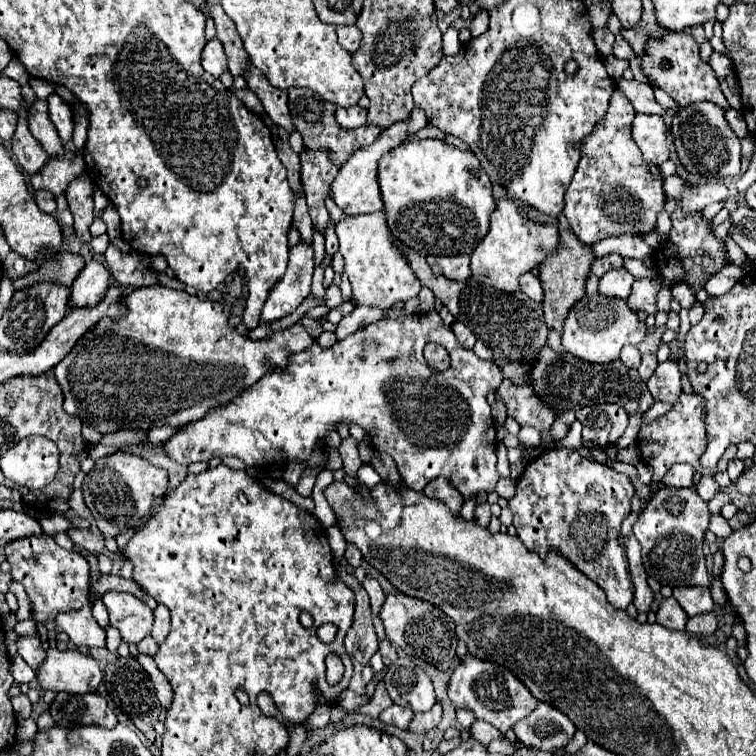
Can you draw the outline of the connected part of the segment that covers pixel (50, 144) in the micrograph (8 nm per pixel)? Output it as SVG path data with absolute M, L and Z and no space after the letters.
M36 99L32 107L28 109L28 127L30 133L42 143L42 147L50 155L58 155L62 151L60 137L56 135L56 127L48 119L48 103L42 99Z

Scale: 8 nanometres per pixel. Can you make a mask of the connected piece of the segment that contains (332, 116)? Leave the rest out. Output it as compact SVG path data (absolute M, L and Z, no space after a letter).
M288 89L288 105L292 113L292 121L298 129L298 133L304 139L306 149L318 151L324 149L330 153L330 161L342 167L346 159L356 151L362 149L378 139L378 133L382 133L382 127L378 125L362 125L358 129L344 129L336 123L336 107L330 101L324 101L316 91L312 89Z

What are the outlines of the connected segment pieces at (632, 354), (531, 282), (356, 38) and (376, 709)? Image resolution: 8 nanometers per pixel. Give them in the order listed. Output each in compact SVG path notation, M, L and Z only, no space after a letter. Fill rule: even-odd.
M626 345L624 349L622 349L622 355L620 355L620 359L622 359L622 363L626 365L626 367L638 367L638 363L640 363L640 359L642 359L642 355L640 355L640 351L638 351L638 347L632 347L632 345Z
M526 273L520 277L520 291L530 297L532 301L542 301L544 299L544 289L542 289L542 283L538 277L534 277L532 273Z
M356 25L336 27L336 33L338 33L338 43L340 43L348 53L358 51L358 47L360 47L360 39L362 39L362 33L358 33L358 27L356 27Z
M380 681L378 685L376 685L376 691L374 691L374 695L372 695L372 699L368 701L368 703L364 703L364 705L360 705L358 707L358 713L362 713L362 715L368 715L368 717L378 717L386 707L390 707L392 705L392 699L388 697L388 693L386 693L386 689L384 689L384 681Z

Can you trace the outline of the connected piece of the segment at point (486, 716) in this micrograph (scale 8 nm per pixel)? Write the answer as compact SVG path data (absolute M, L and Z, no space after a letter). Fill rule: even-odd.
M466 655L458 669L454 671L448 685L448 695L456 707L472 709L476 719L494 725L500 733L512 729L516 721L528 717L538 705L538 701L534 699L534 695L530 695L526 685L520 679L516 679L508 669L494 665L490 661L480 661L472 655Z

